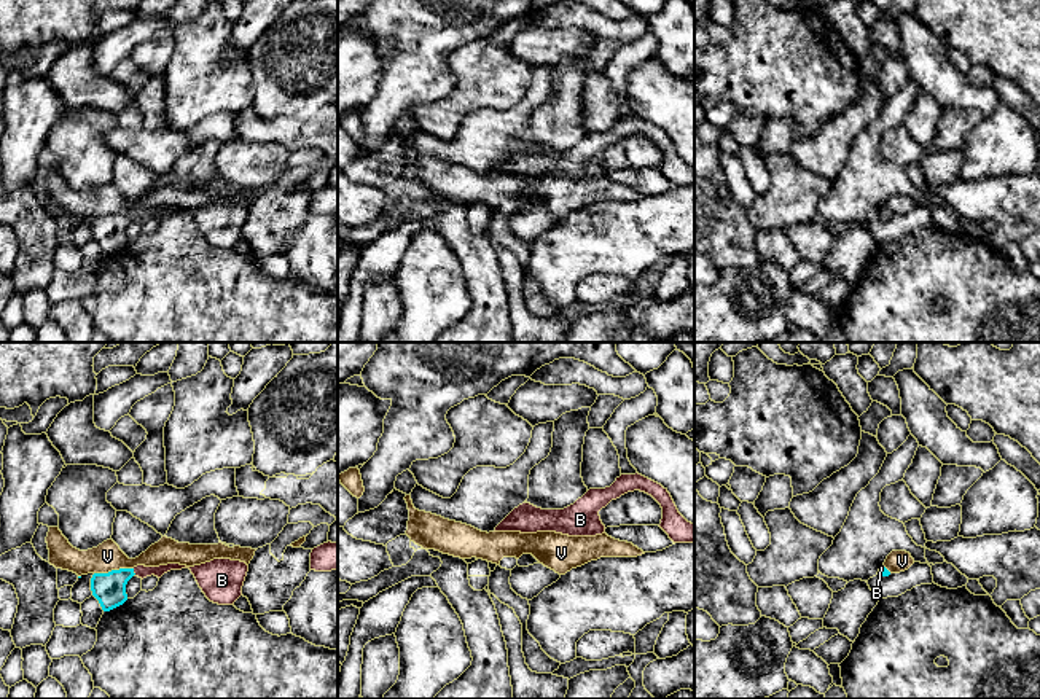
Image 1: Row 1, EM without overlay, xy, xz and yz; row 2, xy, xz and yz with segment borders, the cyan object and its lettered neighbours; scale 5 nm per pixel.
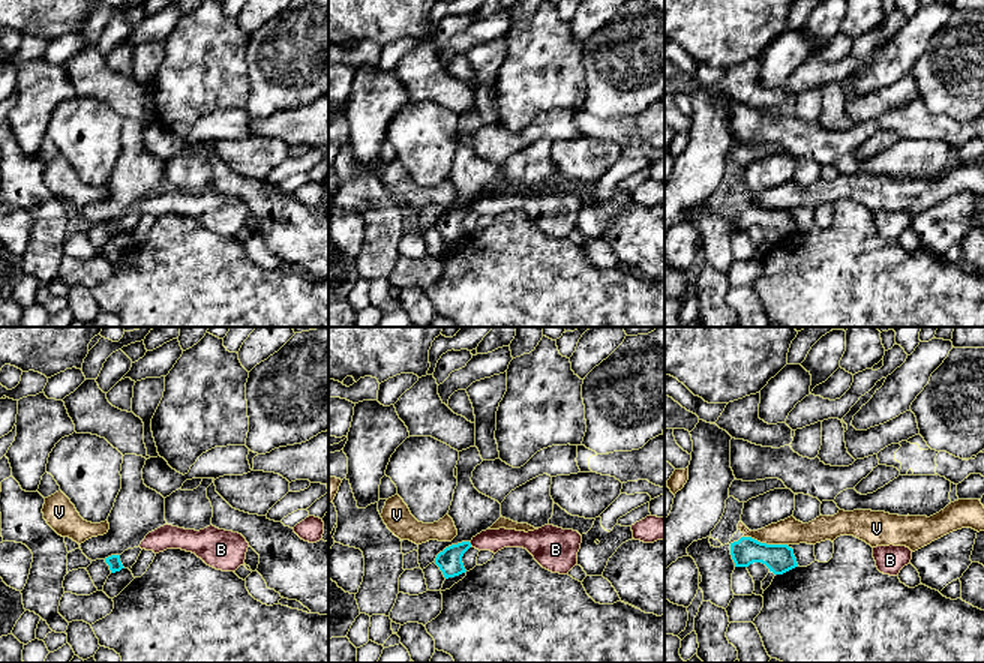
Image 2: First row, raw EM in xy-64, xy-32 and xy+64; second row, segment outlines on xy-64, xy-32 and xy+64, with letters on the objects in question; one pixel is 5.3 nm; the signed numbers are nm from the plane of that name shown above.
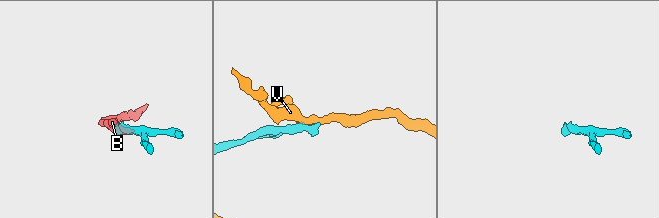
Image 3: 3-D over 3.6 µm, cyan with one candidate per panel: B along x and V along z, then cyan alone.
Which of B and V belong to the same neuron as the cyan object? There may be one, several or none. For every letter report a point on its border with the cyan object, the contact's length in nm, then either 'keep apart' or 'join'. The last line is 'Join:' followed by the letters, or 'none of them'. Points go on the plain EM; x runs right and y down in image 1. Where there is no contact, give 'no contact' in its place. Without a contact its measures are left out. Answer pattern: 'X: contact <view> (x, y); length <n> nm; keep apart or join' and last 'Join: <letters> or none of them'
B: contact xy (132, 215); length 40 nm; join
V: contact xy (113, 214); length 200 nm; keep apart
Join: B

